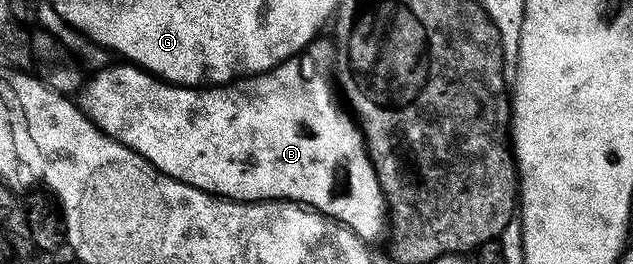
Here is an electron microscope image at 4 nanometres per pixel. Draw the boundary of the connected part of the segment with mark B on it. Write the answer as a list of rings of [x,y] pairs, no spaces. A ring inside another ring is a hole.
[[[316,37],[299,52],[297,57],[287,59],[284,63],[279,63],[267,71],[260,71],[258,75],[240,77],[222,85],[180,87],[174,83],[164,82],[159,76],[144,71],[141,67],[111,65],[104,70],[98,70],[86,80],[85,90],[82,92],[84,100],[82,99],[81,106],[87,118],[99,130],[116,139],[117,142],[124,143],[126,147],[133,149],[141,157],[145,157],[158,171],[163,171],[170,179],[187,183],[190,187],[196,187],[202,191],[208,191],[209,194],[218,195],[221,199],[233,199],[241,203],[290,201],[306,205],[326,215],[328,219],[333,219],[336,223],[348,227],[354,235],[360,234],[374,238],[374,235],[377,235],[382,227],[382,203],[379,203],[379,192],[376,191],[371,169],[367,166],[367,160],[363,158],[363,151],[360,151],[359,139],[356,138],[355,131],[352,131],[350,123],[340,114],[339,108],[335,106],[335,100],[332,99],[333,86],[329,80],[333,78],[334,64],[331,47]]]

